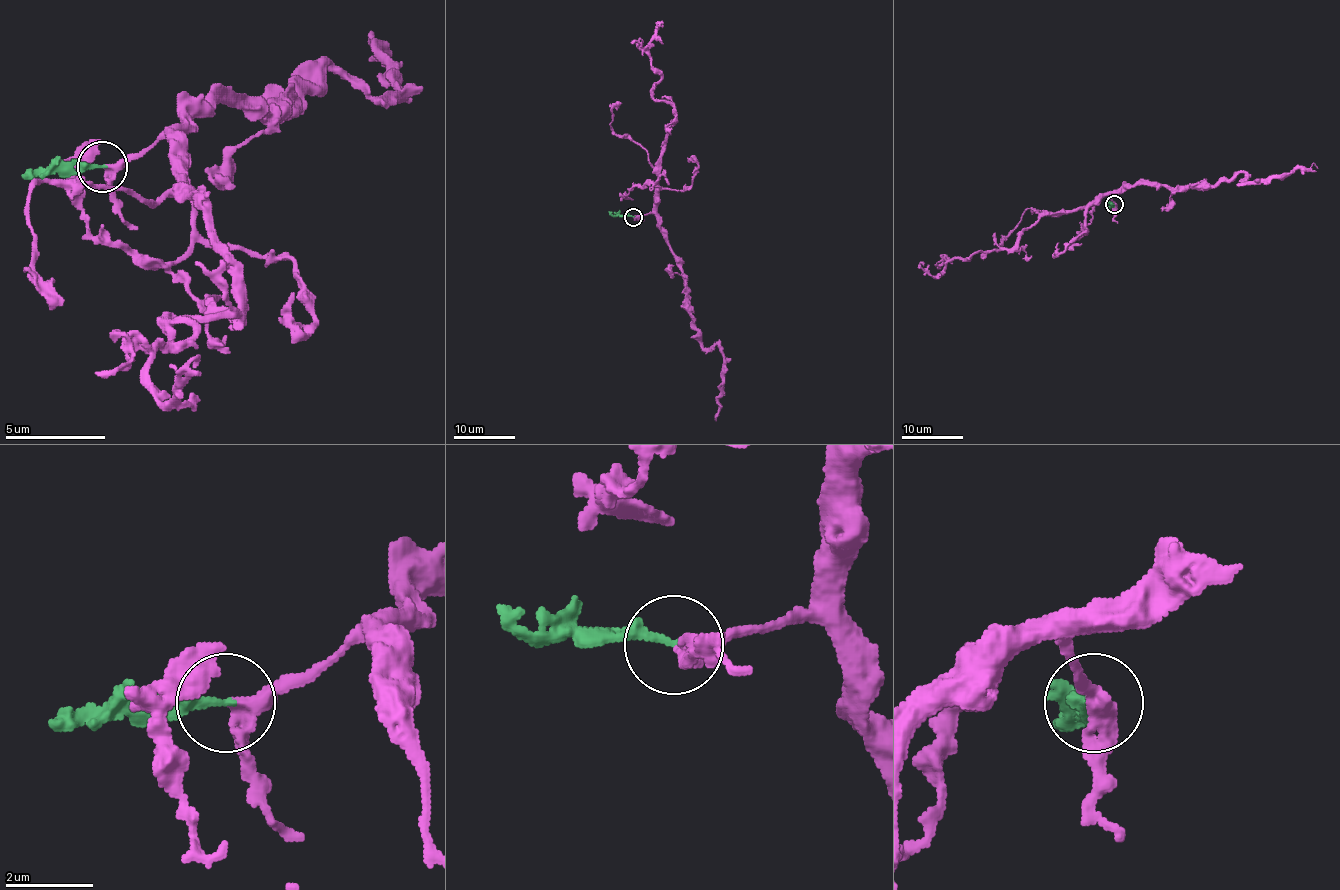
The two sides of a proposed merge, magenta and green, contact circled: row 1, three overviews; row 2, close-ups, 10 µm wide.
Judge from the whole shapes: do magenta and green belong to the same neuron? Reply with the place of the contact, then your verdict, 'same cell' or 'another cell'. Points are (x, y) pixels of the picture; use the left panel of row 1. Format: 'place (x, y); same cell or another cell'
place (102, 166); same cell

